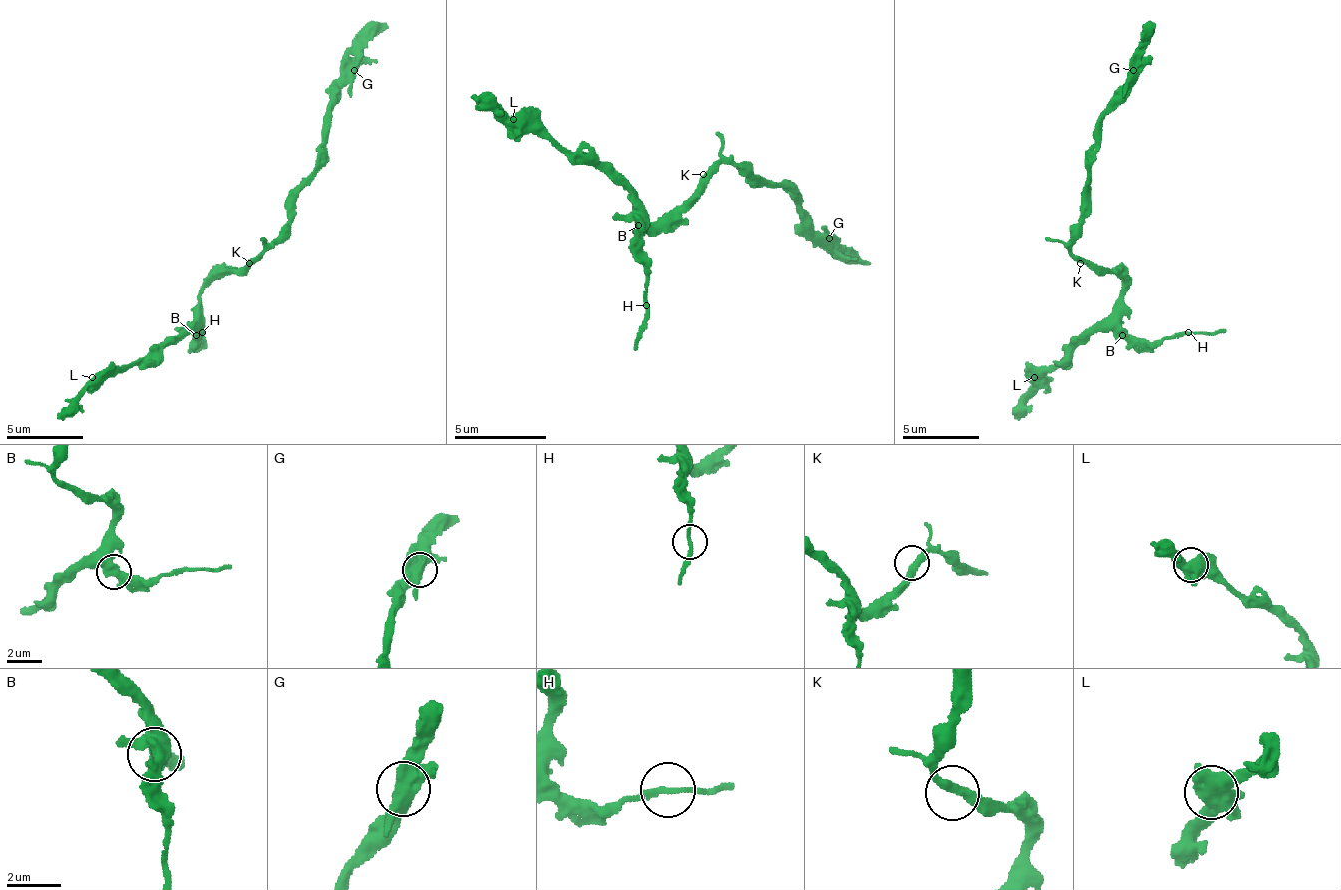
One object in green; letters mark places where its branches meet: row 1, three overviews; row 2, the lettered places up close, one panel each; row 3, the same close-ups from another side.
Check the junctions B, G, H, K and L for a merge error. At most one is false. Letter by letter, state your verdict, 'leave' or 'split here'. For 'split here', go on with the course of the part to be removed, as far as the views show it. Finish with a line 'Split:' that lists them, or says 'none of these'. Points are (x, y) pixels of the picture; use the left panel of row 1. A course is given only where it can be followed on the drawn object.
B: leave
G: split here; course (353, 71), (353, 94), (299, 182)
H: leave
K: leave
L: leave
Split: G

